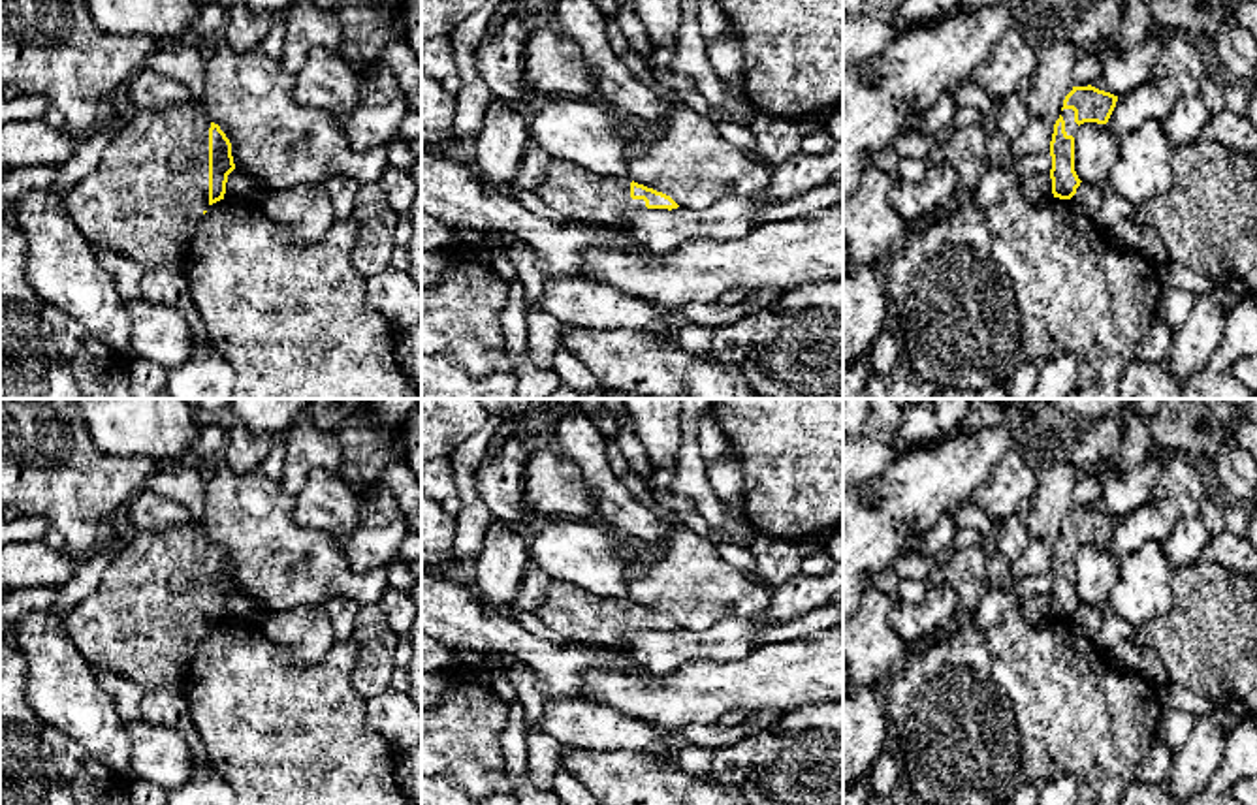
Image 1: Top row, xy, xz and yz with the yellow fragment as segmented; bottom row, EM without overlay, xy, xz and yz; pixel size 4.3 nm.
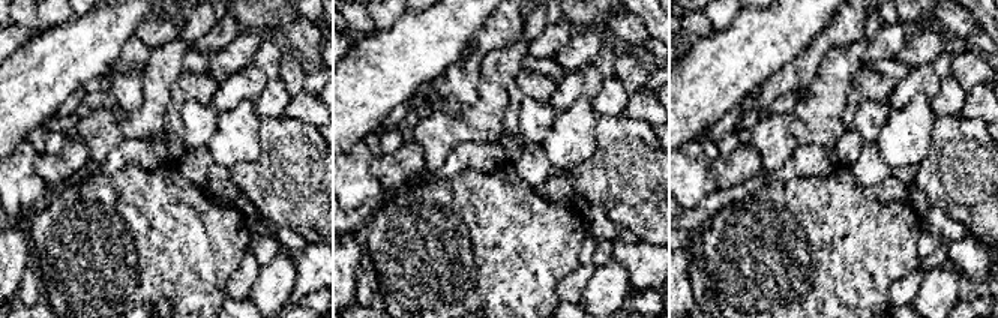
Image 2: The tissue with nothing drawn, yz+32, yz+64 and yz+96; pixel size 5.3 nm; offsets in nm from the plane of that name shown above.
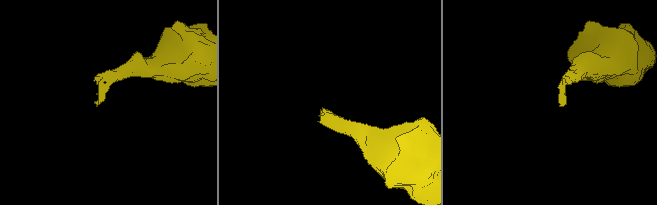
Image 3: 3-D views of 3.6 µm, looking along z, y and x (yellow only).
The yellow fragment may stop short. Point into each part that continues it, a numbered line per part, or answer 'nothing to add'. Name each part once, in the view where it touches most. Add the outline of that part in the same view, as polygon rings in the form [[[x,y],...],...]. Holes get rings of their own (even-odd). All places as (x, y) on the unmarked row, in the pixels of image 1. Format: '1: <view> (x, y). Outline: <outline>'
1: xy (145, 619). Outline: [[[194,519],[175,529],[130,530],[100,587],[64,615],[64,628],[85,660],[96,671],[111,671],[137,683],[143,692],[183,685],[188,662],[209,630],[209,549],[209,534],[201,521]]]

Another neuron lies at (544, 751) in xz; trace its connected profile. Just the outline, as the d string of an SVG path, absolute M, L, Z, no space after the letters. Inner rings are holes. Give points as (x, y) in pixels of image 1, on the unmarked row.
M506 656L506 660L506 677L512 683L510 694L521 702L525 711L529 773L536 788L553 792L563 745L553 735L534 730L534 722L544 713L546 696L536 688L536 677L529 666L512 656Z

